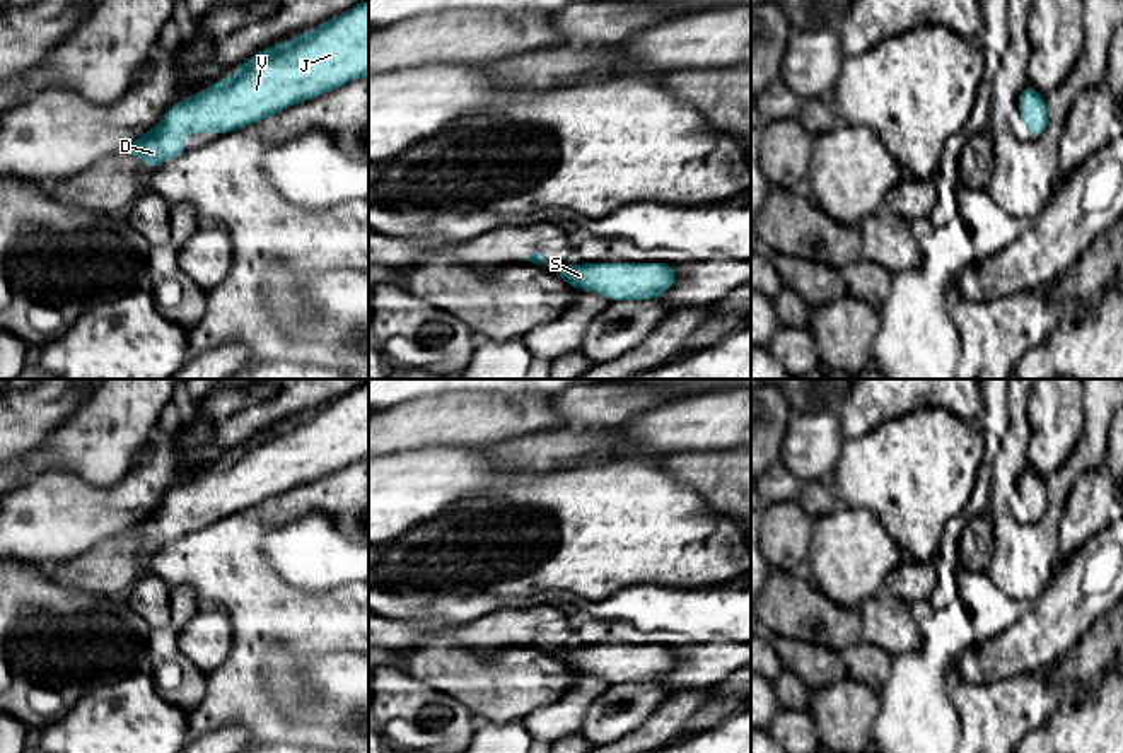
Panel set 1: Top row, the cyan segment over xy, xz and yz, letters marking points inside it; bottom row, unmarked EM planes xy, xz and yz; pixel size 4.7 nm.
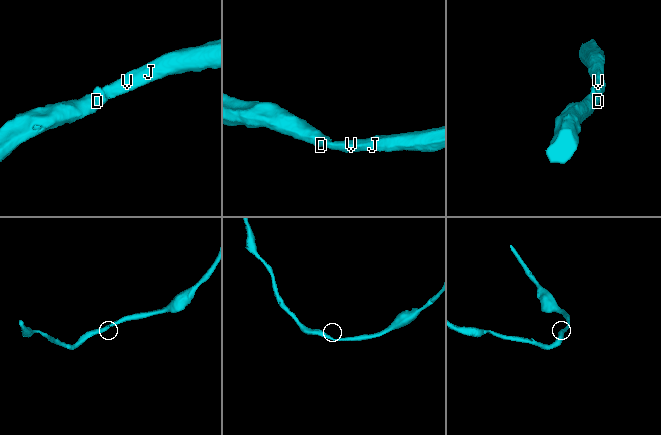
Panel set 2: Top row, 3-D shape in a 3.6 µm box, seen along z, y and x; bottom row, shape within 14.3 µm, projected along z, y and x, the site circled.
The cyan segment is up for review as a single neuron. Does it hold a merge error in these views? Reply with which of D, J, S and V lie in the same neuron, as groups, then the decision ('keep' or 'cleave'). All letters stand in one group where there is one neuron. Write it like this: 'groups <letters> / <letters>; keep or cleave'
groups D J S V; keep

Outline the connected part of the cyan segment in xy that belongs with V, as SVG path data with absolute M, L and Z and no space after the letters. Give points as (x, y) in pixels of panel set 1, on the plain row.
M369 381L309 415L254 435L232 458L177 483L125 534L152 553L188 534L183 516L237 514L365 458Z

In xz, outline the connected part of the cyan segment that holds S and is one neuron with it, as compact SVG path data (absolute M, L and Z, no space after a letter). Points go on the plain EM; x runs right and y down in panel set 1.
M582 645L555 651L555 657L584 674L597 674L611 685L659 681L678 659L676 647L662 645Z

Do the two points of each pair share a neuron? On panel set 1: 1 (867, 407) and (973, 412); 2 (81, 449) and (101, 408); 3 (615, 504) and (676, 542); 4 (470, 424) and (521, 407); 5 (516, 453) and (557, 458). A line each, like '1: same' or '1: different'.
1: same
2: same
3: same
4: same
5: same

